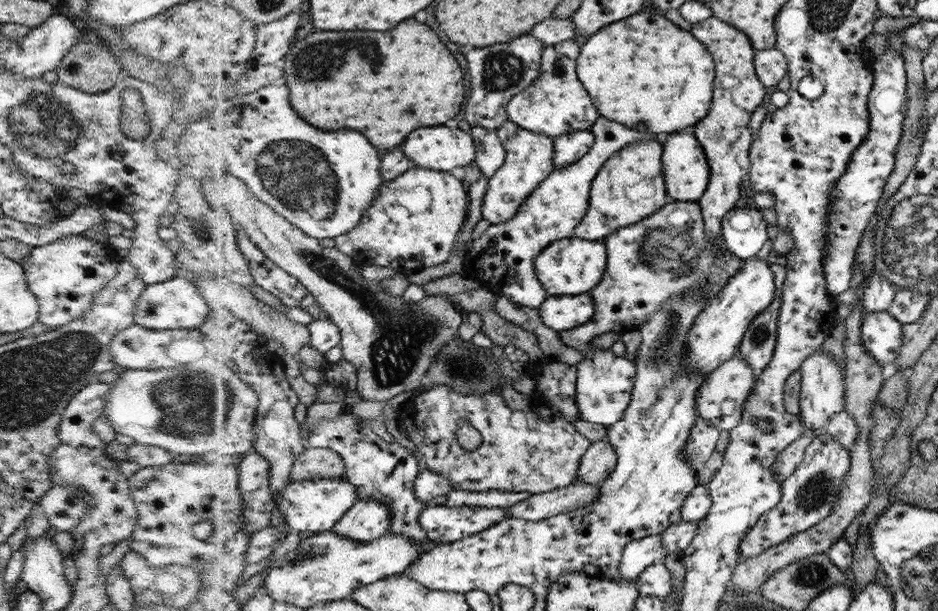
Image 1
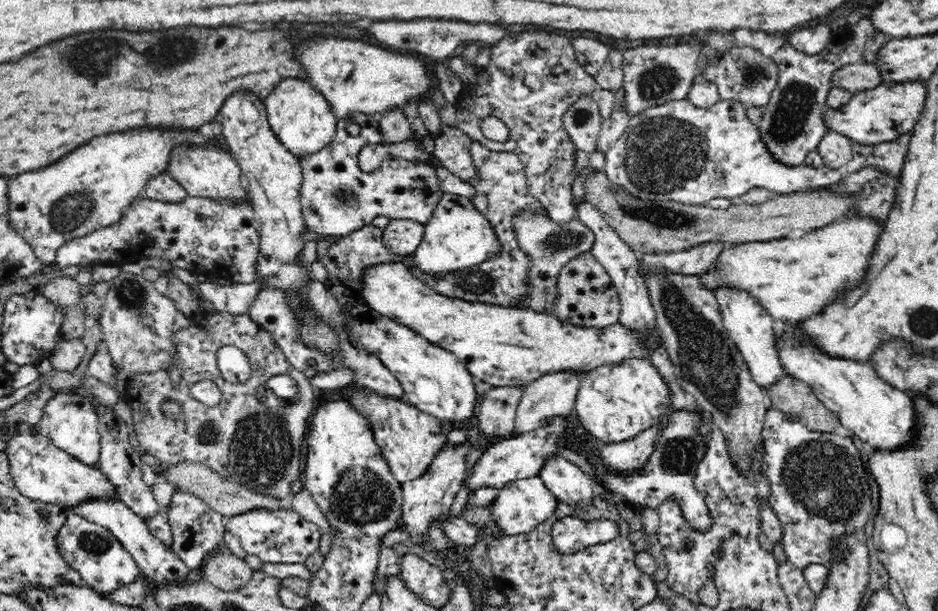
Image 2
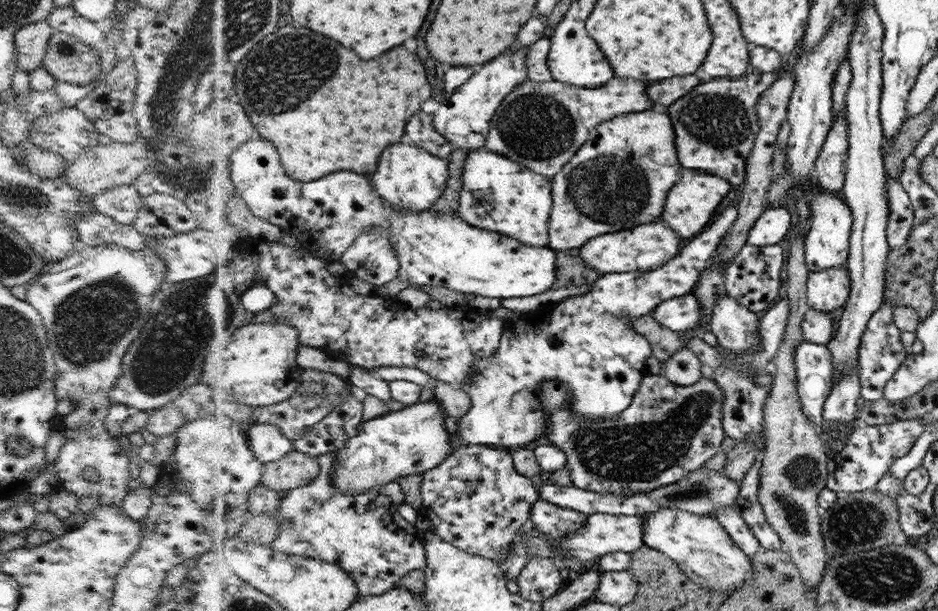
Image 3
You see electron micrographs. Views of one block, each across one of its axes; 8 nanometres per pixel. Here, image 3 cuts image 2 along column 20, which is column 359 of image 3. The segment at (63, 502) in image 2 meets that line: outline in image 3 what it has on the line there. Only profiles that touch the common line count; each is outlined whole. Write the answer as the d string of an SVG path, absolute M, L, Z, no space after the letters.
M435 398L431 401L409 405L399 411L364 421L356 438L339 450L334 479L336 485L349 494L368 492L373 488L396 482L402 476L425 474L440 466L454 454L452 419L444 414L445 405Z

